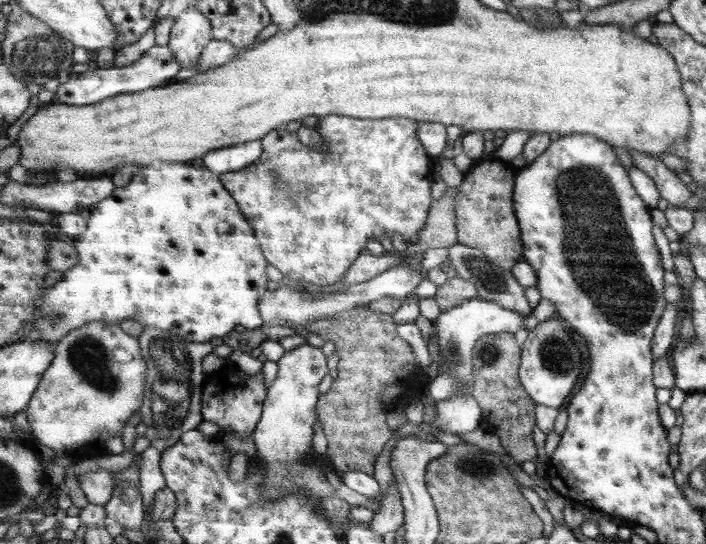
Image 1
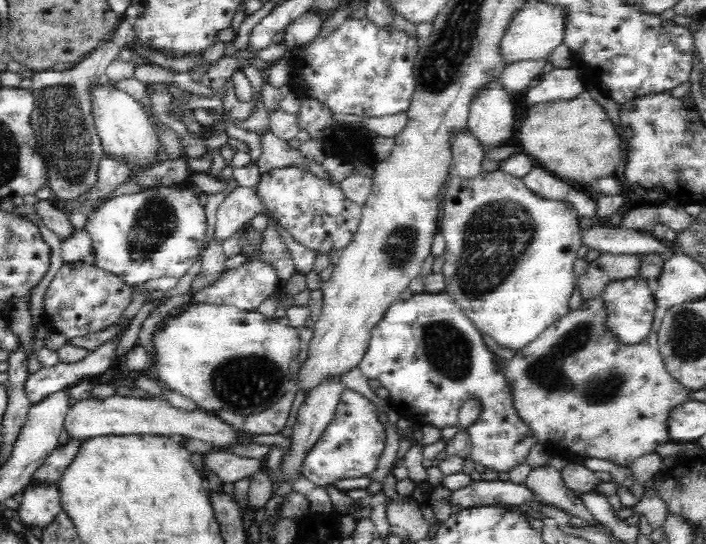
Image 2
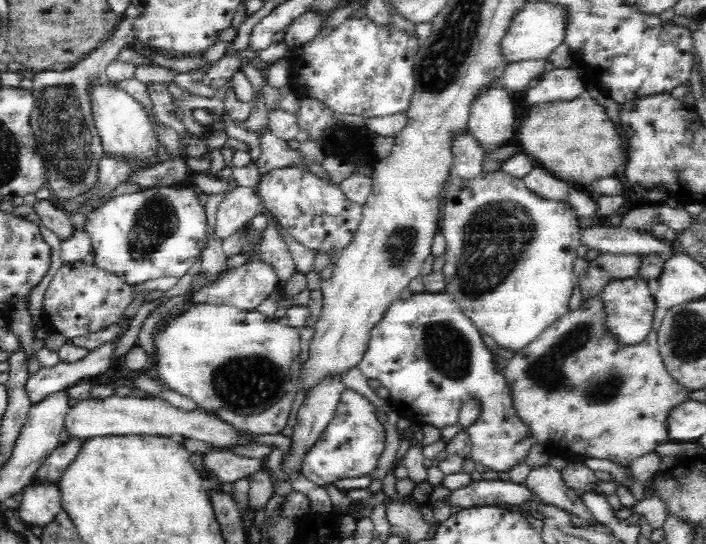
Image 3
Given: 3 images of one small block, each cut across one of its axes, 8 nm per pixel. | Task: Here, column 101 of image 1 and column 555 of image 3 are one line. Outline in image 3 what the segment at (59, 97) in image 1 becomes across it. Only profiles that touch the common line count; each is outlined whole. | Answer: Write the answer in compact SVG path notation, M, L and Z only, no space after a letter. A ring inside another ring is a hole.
M554 68L542 73L536 86L527 88L526 102L528 106L534 106L550 100L572 100L584 90L587 90L587 85L574 68Z

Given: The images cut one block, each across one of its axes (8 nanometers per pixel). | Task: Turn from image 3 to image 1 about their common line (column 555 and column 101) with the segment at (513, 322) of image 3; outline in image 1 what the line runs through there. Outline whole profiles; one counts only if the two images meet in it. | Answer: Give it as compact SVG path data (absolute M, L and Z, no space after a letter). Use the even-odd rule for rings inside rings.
M159 161L147 167L141 167L138 173L132 176L132 182L127 183L125 187L115 187L111 191L111 195L92 207L86 220L85 231L75 238L73 246L77 252L77 263L63 271L63 277L47 288L45 295L41 295L41 299L37 299L37 310L36 314L33 315L33 328L37 328L33 336L35 339L54 344L63 339L68 332L83 326L83 324L101 320L101 322L119 326L123 320L133 320L138 322L142 328L167 330L175 336L181 336L187 342L207 343L211 338L222 338L227 335L228 332L233 331L237 324L251 330L263 323L260 309L257 308L257 300L260 300L263 286L267 282L267 274L265 274L267 262L265 262L264 253L261 252L255 239L254 230L251 230L243 219L236 200L221 184L220 176L208 169L193 168L190 164L161 163Z

